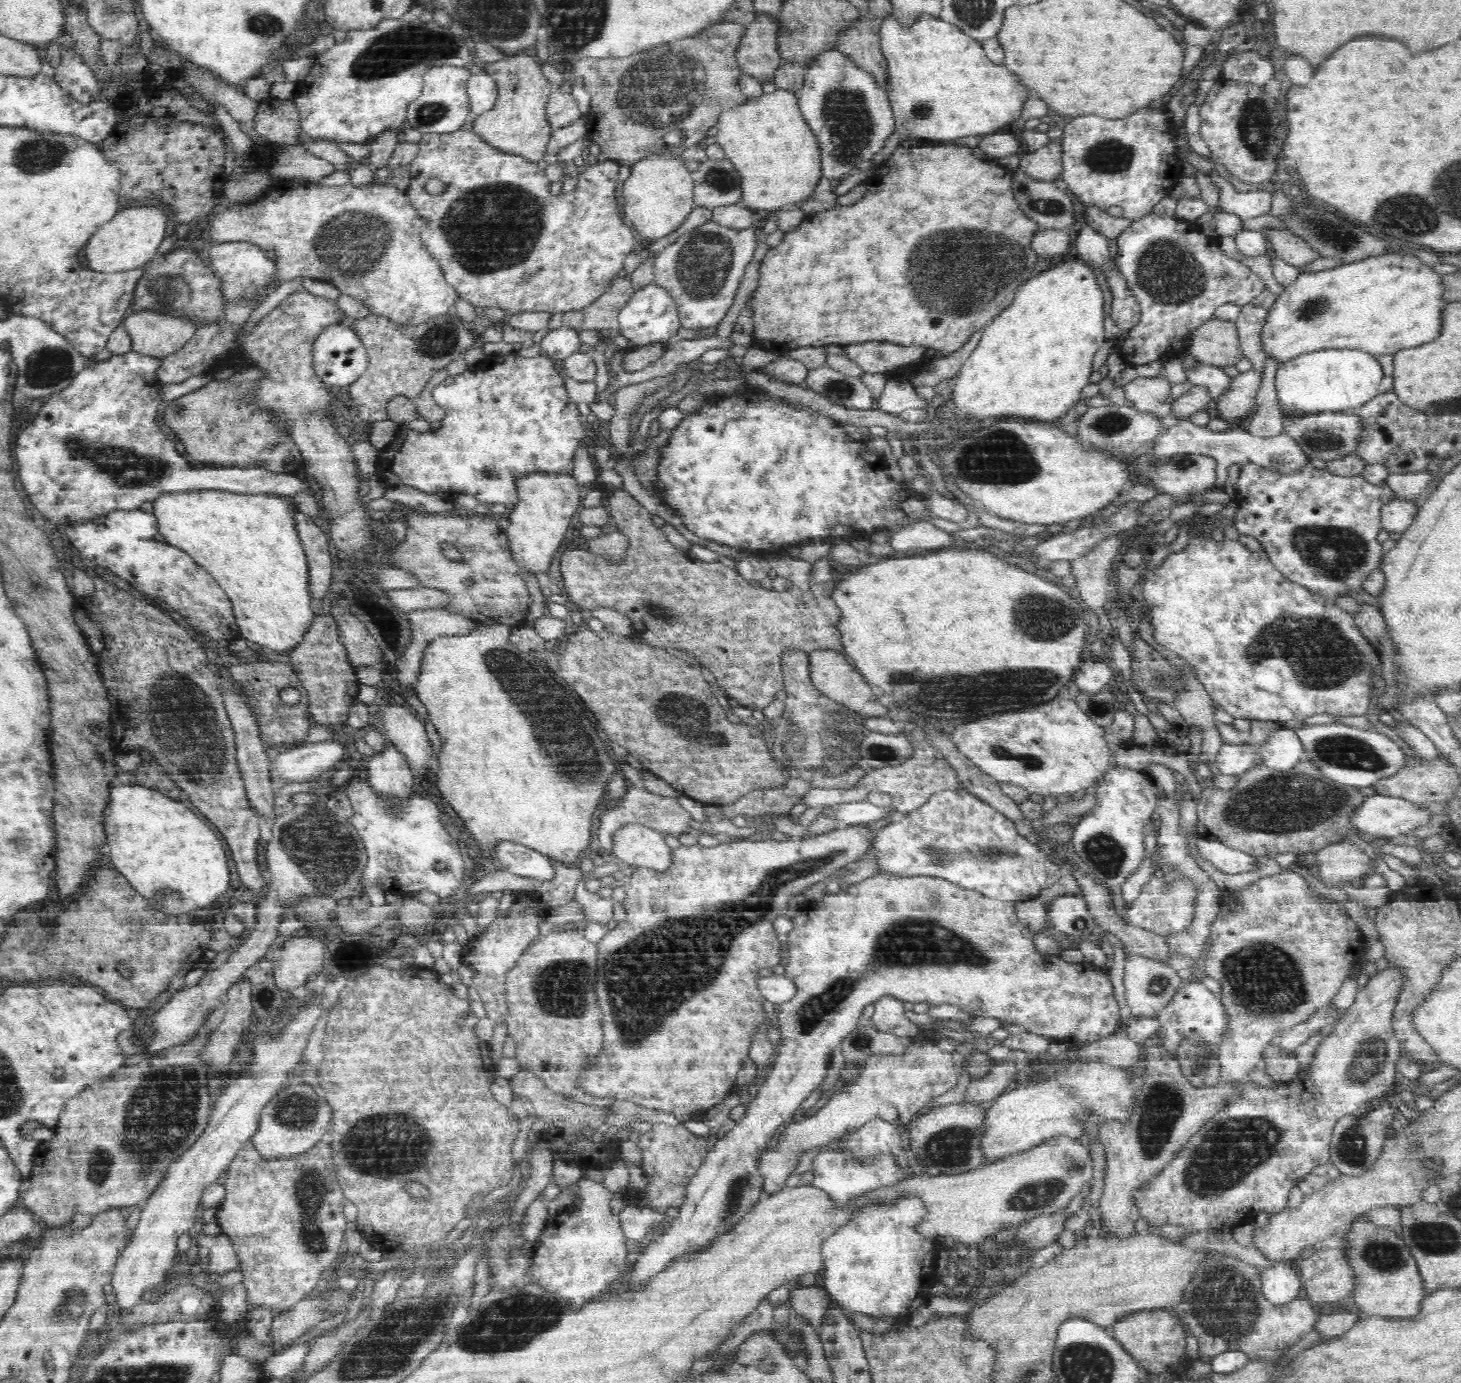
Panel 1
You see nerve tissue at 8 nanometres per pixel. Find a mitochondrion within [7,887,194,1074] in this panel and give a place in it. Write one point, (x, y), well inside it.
(143, 1038)

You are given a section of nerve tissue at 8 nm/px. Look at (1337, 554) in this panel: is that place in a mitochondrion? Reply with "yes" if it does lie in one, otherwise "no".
yes

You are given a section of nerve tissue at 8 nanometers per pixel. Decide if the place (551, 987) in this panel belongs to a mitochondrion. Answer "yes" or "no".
yes

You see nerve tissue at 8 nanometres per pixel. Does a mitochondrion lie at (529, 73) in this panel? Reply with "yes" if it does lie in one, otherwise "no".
no

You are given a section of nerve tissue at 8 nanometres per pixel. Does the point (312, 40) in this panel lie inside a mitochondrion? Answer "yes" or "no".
no

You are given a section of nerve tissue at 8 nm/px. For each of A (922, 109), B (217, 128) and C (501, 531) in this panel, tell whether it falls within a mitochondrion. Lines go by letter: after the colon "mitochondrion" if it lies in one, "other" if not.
A: mitochondrion
B: other
C: other

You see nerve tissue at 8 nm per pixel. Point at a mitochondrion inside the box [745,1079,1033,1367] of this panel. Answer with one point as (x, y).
(950, 1147)

